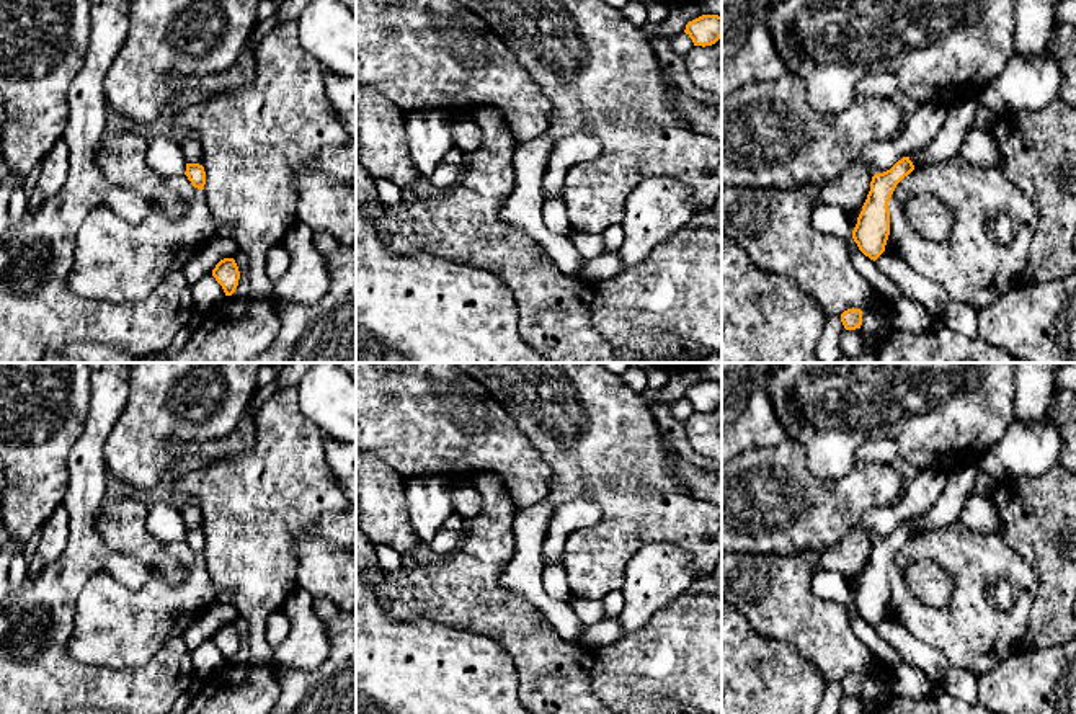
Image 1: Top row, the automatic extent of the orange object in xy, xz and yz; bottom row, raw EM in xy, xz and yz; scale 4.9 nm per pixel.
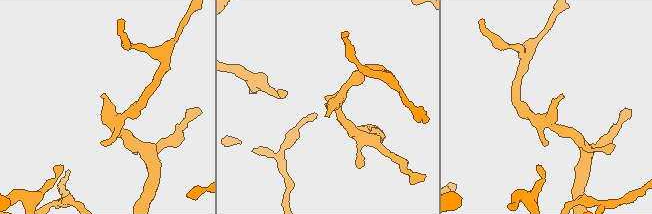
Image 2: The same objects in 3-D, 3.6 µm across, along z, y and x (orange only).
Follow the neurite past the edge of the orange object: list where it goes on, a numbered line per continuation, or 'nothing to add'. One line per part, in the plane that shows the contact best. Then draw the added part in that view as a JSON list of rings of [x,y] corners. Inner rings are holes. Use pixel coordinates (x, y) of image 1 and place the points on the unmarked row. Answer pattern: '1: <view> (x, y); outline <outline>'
1: yz (960, 482); outline [[[978,464],[963,466],[947,474],[947,484],[936,503],[921,516],[909,521],[916,534],[932,533],[958,521],[958,515],[967,498],[973,493]]]

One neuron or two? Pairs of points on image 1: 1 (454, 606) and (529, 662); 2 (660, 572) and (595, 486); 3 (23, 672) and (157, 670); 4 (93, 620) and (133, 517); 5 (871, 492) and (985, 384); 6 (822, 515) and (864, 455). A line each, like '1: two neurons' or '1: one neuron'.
1: one neuron
2: two neurons
3: one neuron
4: two neurons
5: two neurons
6: two neurons

